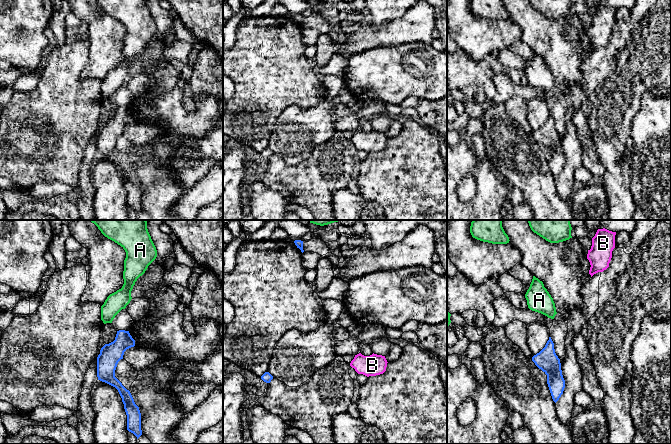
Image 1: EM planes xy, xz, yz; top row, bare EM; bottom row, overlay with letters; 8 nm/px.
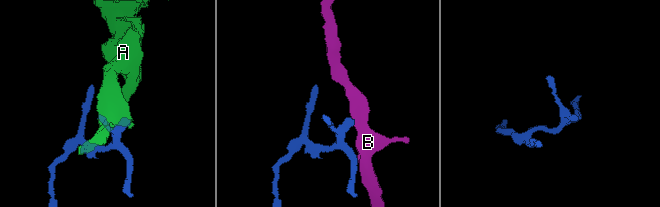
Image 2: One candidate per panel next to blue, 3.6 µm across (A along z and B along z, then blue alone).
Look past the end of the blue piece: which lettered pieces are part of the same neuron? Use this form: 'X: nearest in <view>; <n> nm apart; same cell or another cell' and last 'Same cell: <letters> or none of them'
A: nearest in xy; 90 nm apart; another cell
B: nearest in yz; 600 nm apart; another cell
Same cell: none of them

